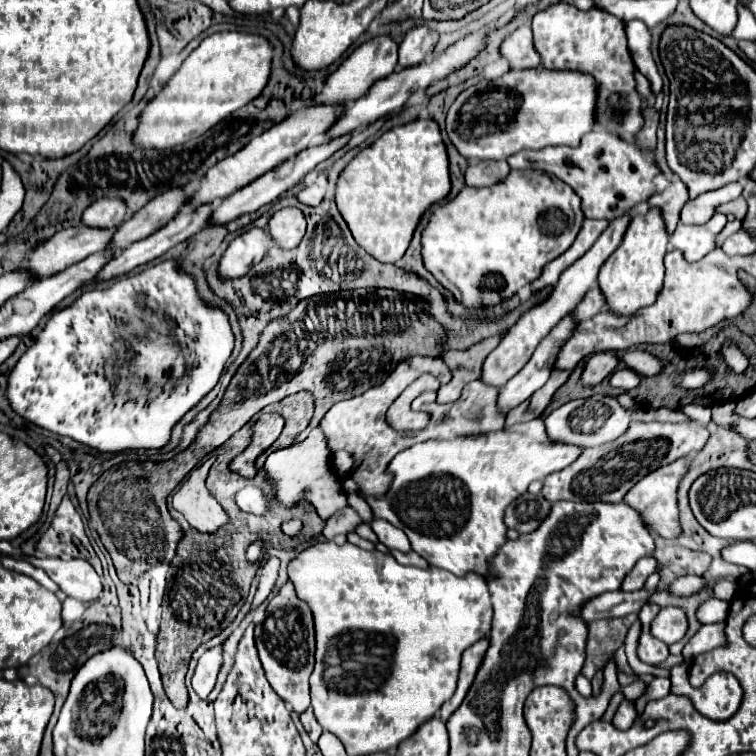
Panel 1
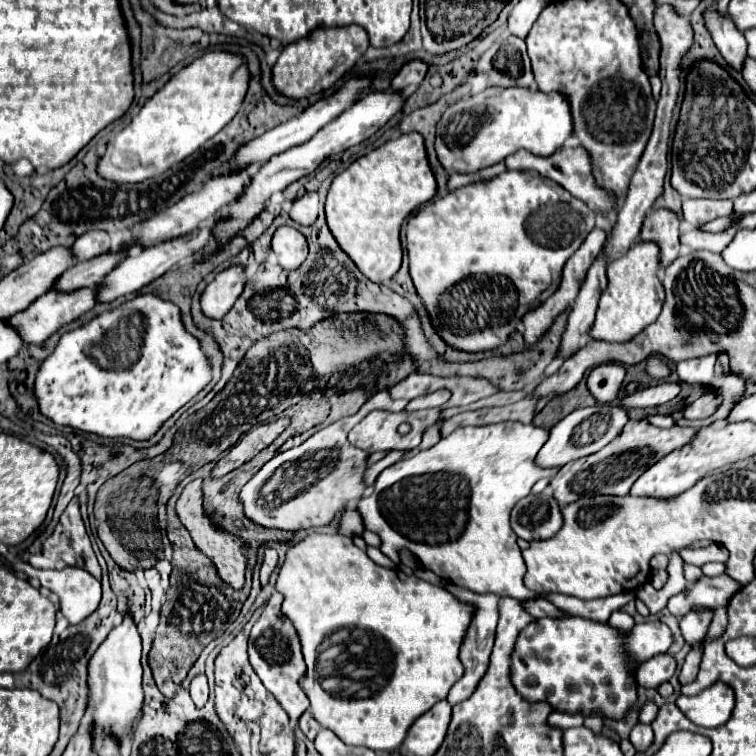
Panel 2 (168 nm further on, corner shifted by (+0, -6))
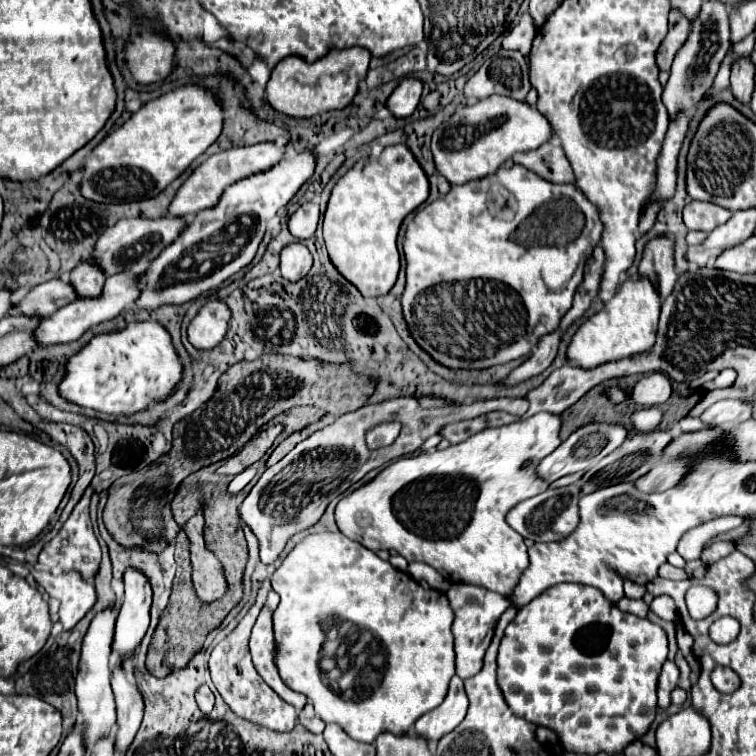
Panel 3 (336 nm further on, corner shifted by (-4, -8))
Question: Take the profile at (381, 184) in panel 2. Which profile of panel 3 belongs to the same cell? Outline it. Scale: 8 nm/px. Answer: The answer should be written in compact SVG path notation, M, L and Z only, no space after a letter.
M401 144L385 148L379 158L367 158L367 160L361 158L335 184L323 218L323 238L329 252L329 260L333 262L337 272L341 272L341 276L347 278L347 282L357 286L363 298L377 298L393 288L399 272L399 252L395 240L399 226L409 212L413 212L417 206L421 206L427 200L427 196L429 196L429 180L421 170L421 166L417 164L417 160L413 158L413 154L409 152L409 148Z

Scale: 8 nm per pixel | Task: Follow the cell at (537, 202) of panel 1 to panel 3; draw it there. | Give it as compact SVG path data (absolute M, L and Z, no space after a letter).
M515 164L511 168L499 168L495 174L485 176L481 180L473 180L463 186L453 186L443 198L437 198L435 202L419 208L413 216L413 220L407 226L405 238L403 238L403 252L407 260L405 268L405 290L401 294L401 308L403 318L407 322L407 330L413 336L413 340L423 348L437 364L451 368L451 370L485 370L497 364L513 362L525 354L529 354L537 342L545 336L557 330L557 324L567 314L569 306L573 306L573 294L577 286L581 284L585 262L591 256L591 240L589 234L597 220L597 244L601 242L603 234L603 222L599 218L599 208L593 206L585 194L575 184L553 184L535 172L527 170L521 164Z

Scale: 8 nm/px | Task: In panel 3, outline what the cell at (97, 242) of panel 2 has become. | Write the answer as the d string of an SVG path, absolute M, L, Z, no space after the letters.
M81 260L81 264L73 268L69 282L73 290L77 290L77 298L97 298L103 290L105 274L91 260Z

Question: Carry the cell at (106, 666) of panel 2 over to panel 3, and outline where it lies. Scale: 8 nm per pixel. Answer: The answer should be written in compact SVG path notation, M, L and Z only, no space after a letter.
M133 566L125 570L125 596L115 624L115 654L125 660L141 644L149 628L149 608L151 608L151 584L145 574Z

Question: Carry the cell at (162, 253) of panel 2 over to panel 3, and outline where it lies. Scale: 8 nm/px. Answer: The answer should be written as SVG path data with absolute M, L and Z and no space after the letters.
M129 274L109 276L105 280L105 288L103 288L103 294L99 298L95 298L95 300L73 300L73 302L69 302L69 306L63 306L61 310L57 310L57 314L53 314L49 318L43 318L39 322L39 326L33 330L33 338L35 338L37 346L43 348L43 346L53 346L53 344L75 342L91 326L119 316L119 312L125 310L125 308L133 308L133 302L137 298L135 280L137 280L137 276L129 276Z

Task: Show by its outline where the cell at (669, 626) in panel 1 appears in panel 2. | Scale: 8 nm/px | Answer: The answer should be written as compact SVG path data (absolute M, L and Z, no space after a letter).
M567 616L567 618L539 618L533 624L529 624L517 640L515 652L513 652L513 686L517 692L531 700L547 700L555 710L567 710L577 712L583 710L585 716L593 710L599 710L603 716L609 718L623 718L625 712L631 708L631 704L637 700L637 680L631 672L633 660L641 664L643 660L667 652L673 642L673 634L667 624L663 622L643 622L635 624L629 636L621 636L617 630L613 630L609 624L597 624L585 618Z

